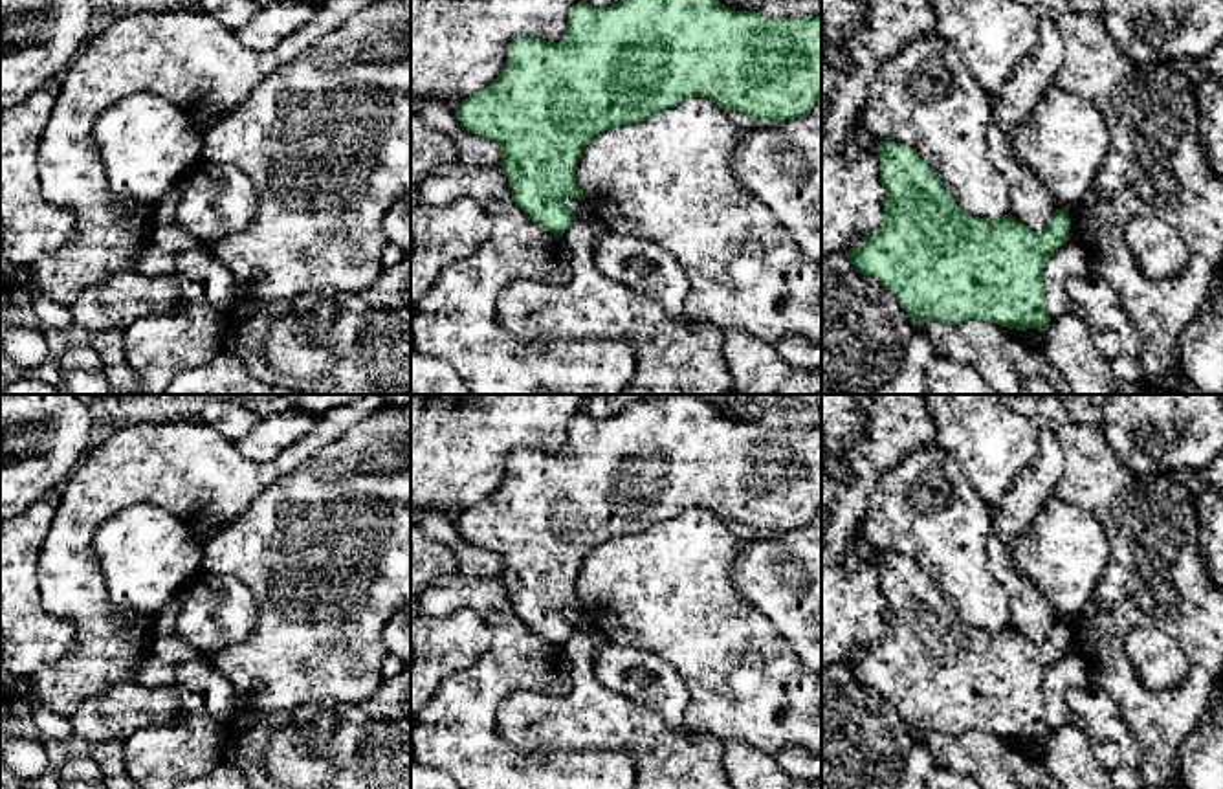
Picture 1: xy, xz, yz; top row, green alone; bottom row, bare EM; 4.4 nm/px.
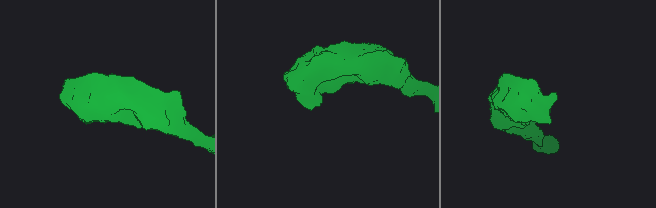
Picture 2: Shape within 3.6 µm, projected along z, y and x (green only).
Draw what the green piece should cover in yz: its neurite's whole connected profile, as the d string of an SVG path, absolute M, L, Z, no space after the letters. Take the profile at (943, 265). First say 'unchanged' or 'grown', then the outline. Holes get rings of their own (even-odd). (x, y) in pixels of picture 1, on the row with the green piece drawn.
unchanged | M880 141L876 152L886 189L884 224L845 253L854 270L889 290L915 323L961 325L966 319L983 319L1016 330L1047 327L1051 319L1045 310L1043 268L1049 255L1067 242L1071 229L1067 211L1056 209L1041 233L1029 229L1010 213L997 220L972 217L957 206L915 149Z

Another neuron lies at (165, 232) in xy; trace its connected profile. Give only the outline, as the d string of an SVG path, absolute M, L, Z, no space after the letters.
M174 183L152 207L152 240L171 253L198 248L198 240L176 224L176 207L180 200L182 189Z

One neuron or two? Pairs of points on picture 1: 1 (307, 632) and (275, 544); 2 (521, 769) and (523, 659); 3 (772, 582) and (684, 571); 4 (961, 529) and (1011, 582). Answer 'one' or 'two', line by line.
1: one
2: one
3: two
4: two

